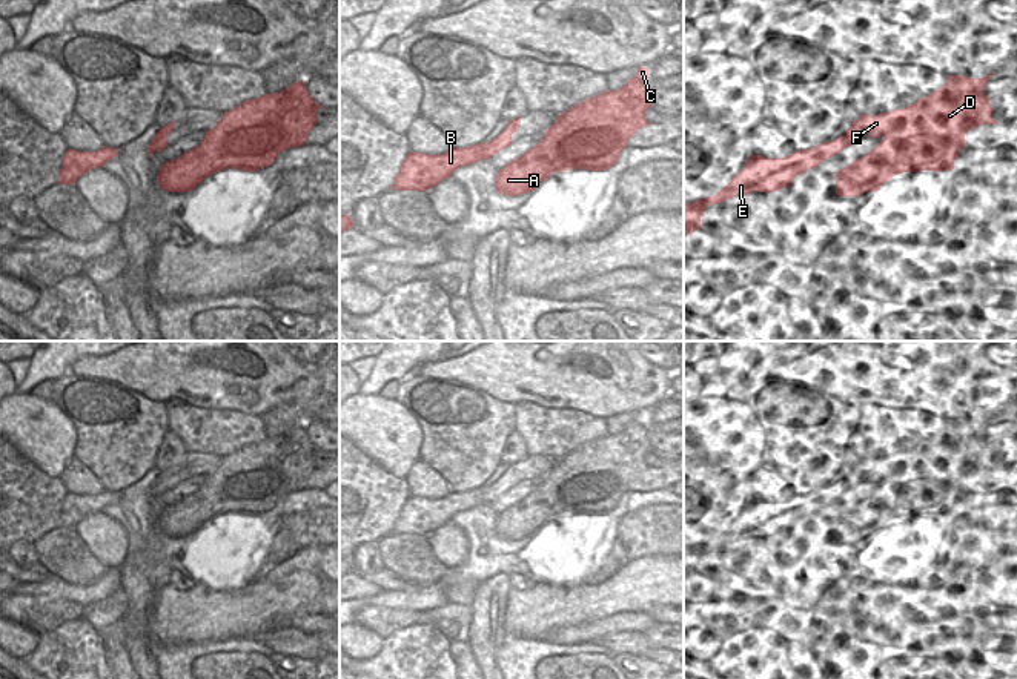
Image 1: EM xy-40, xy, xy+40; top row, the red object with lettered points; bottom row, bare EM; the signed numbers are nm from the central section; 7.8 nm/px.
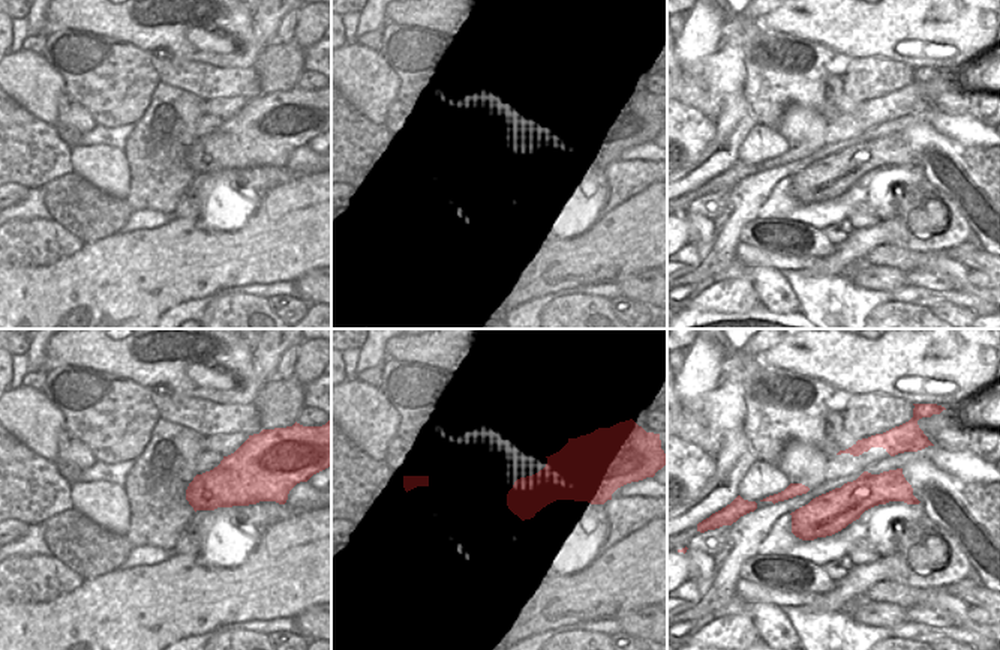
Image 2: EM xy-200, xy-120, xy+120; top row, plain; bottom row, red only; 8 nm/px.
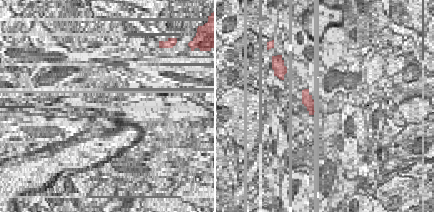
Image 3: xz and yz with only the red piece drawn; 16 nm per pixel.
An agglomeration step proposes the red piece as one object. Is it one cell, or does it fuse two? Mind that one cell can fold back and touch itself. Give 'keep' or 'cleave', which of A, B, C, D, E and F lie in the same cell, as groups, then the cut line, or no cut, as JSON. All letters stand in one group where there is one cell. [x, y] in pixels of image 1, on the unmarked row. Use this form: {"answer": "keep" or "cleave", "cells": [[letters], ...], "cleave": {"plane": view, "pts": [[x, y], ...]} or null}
{"answer": "cleave", "cells": [["A", "C", "D", "F"], ["B", "E"]], "cleave": {"plane": "xy", "pts": [[486, 489], [487, 503]]}}

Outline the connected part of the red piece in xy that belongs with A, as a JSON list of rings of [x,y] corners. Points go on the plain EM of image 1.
[[[639,412],[619,435],[607,435],[558,459],[535,492],[498,513],[495,533],[518,541],[555,516],[575,512],[601,516],[615,510],[628,484],[651,469],[645,462],[653,452],[647,422],[648,412]]]

